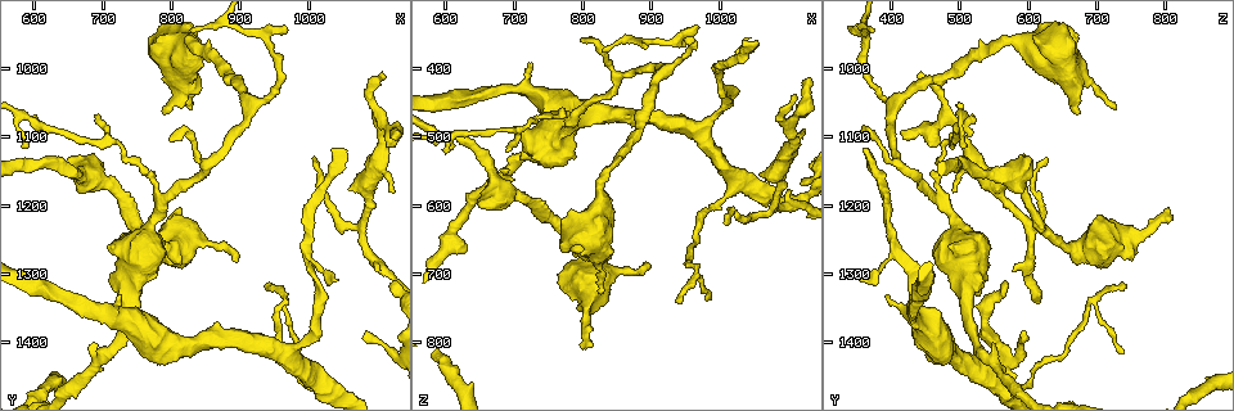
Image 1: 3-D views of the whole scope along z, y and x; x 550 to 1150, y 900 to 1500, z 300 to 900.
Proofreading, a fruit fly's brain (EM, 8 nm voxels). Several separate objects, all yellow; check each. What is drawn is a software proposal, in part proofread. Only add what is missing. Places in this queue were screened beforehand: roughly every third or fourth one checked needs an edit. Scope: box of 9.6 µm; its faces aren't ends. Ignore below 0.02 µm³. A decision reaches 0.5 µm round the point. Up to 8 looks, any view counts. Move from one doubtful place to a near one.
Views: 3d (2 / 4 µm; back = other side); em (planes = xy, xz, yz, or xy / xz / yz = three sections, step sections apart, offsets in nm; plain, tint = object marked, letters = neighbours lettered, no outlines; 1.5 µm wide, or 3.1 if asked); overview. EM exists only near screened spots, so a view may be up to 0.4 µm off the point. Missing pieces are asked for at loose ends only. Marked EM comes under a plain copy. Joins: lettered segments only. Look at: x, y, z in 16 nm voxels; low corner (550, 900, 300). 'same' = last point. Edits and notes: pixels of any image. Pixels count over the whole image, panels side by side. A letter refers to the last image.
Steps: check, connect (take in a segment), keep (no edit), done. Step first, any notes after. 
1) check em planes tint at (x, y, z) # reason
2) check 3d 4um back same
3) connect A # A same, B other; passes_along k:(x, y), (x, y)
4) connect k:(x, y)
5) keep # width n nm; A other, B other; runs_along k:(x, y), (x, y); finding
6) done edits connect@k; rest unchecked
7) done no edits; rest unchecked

check em planes letters at (1005, 1130, 630) # thin end

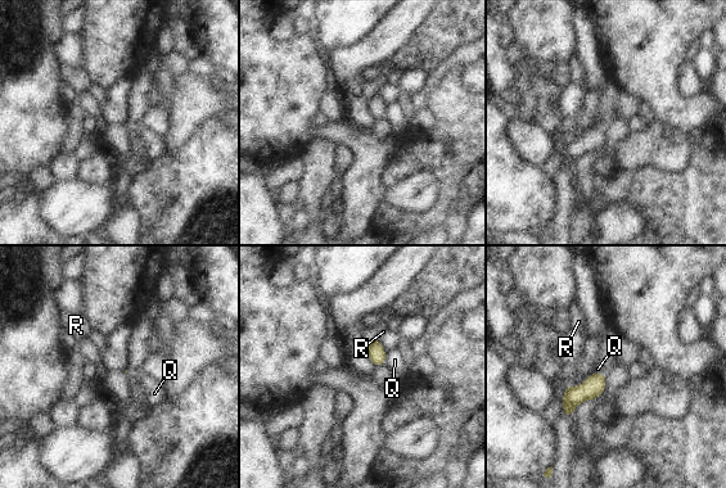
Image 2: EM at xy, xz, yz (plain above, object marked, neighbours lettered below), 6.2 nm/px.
keep # Q other, R other; border 2:(386, 351), (386, 361), (383, 364); no lettered segment goes on from it

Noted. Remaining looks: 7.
check 3d 2um at (1050, 1120, 360) # free end

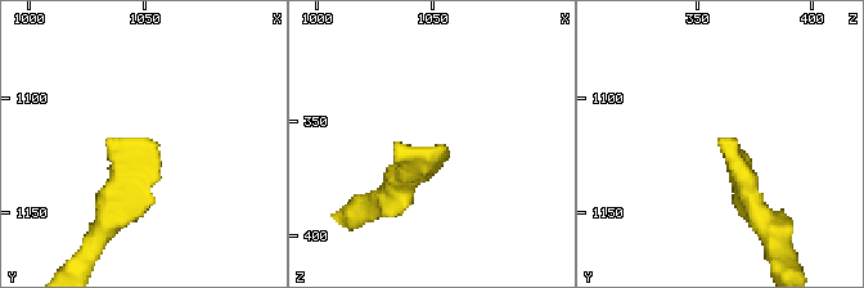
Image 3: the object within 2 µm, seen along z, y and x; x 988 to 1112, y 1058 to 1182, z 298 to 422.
check em planes letters at (1056, 1121, 362)

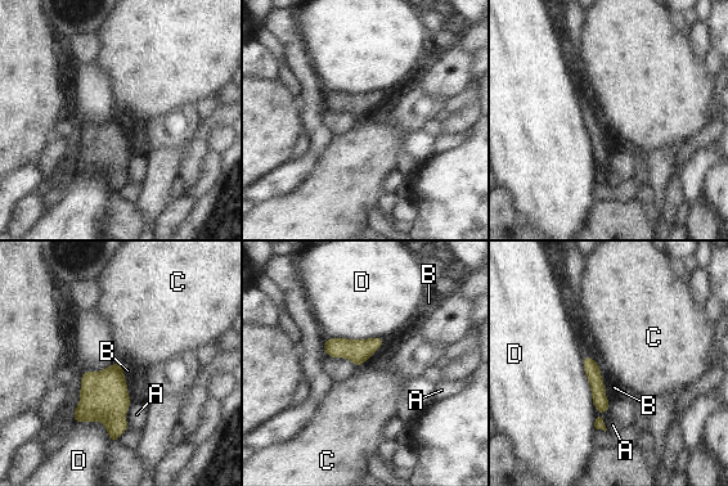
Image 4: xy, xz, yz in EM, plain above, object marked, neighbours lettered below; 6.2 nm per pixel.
keep # A other, B other, C other, D other; runs_along 4:(585, 360), (598, 391), (601, 426); no lettered segment goes on from it

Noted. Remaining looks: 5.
check em planes letters at (945, 1320, 745) # tapers out

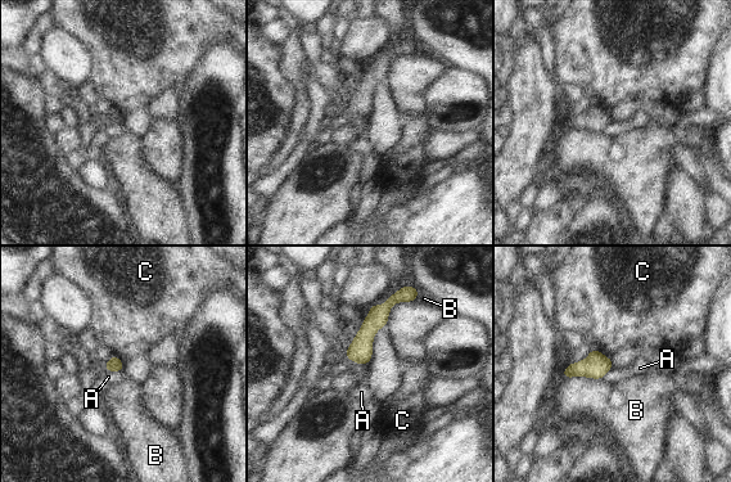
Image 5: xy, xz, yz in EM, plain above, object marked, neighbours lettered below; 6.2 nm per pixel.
keep # A other, B other, C other; runs_along 5:(397, 297), (350, 355); no lettered segment goes on from it

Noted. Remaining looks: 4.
done no edits; rest unchecked

